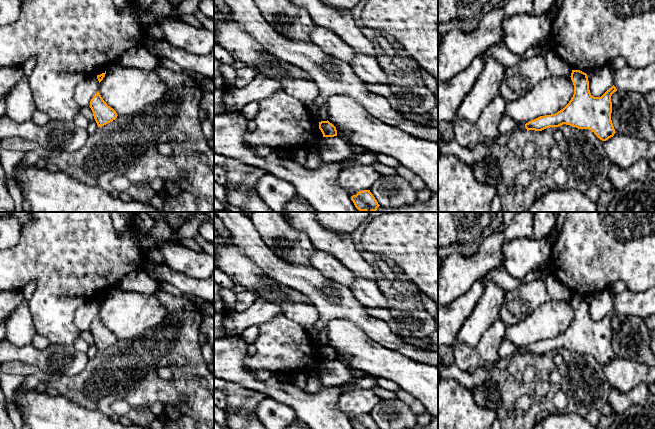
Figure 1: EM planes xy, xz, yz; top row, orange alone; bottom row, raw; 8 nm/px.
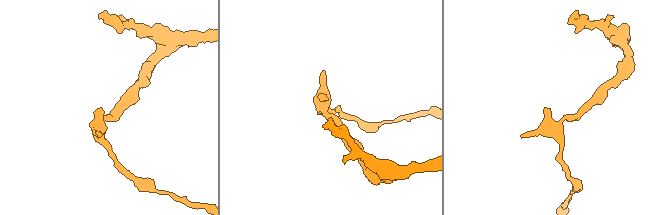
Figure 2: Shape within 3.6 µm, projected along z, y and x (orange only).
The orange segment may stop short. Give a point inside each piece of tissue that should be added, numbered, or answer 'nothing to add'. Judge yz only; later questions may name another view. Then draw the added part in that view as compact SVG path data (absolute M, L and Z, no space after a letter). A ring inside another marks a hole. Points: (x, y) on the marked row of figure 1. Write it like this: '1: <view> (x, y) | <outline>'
nothing to add

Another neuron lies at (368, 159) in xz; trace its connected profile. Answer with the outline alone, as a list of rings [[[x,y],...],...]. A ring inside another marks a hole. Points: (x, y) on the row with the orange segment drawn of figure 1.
[[[365,152],[362,153],[361,155],[358,155],[350,166],[356,165],[372,166],[375,163],[377,163],[375,155],[371,152]]]

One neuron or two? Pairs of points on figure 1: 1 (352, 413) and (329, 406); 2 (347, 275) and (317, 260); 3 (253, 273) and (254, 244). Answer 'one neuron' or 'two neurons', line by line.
1: two neurons
2: one neuron
3: two neurons

